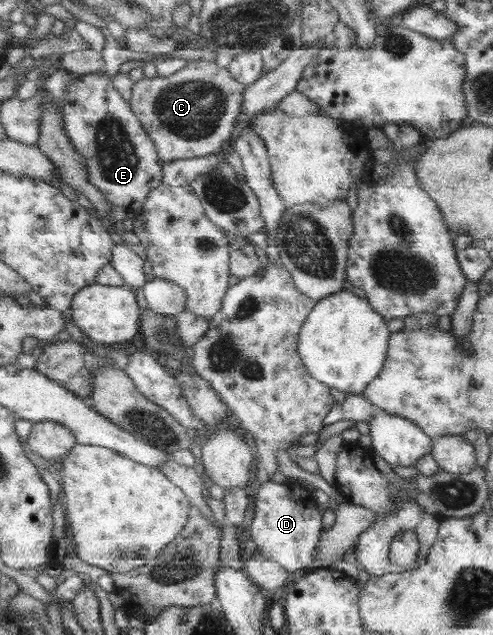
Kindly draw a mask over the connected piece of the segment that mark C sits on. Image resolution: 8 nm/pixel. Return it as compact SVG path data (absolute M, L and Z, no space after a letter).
M197 59L170 78L159 74L156 78L143 78L133 84L131 91L130 105L155 141L159 157L167 163L224 151L238 131L237 118L243 112L246 85L217 60Z

